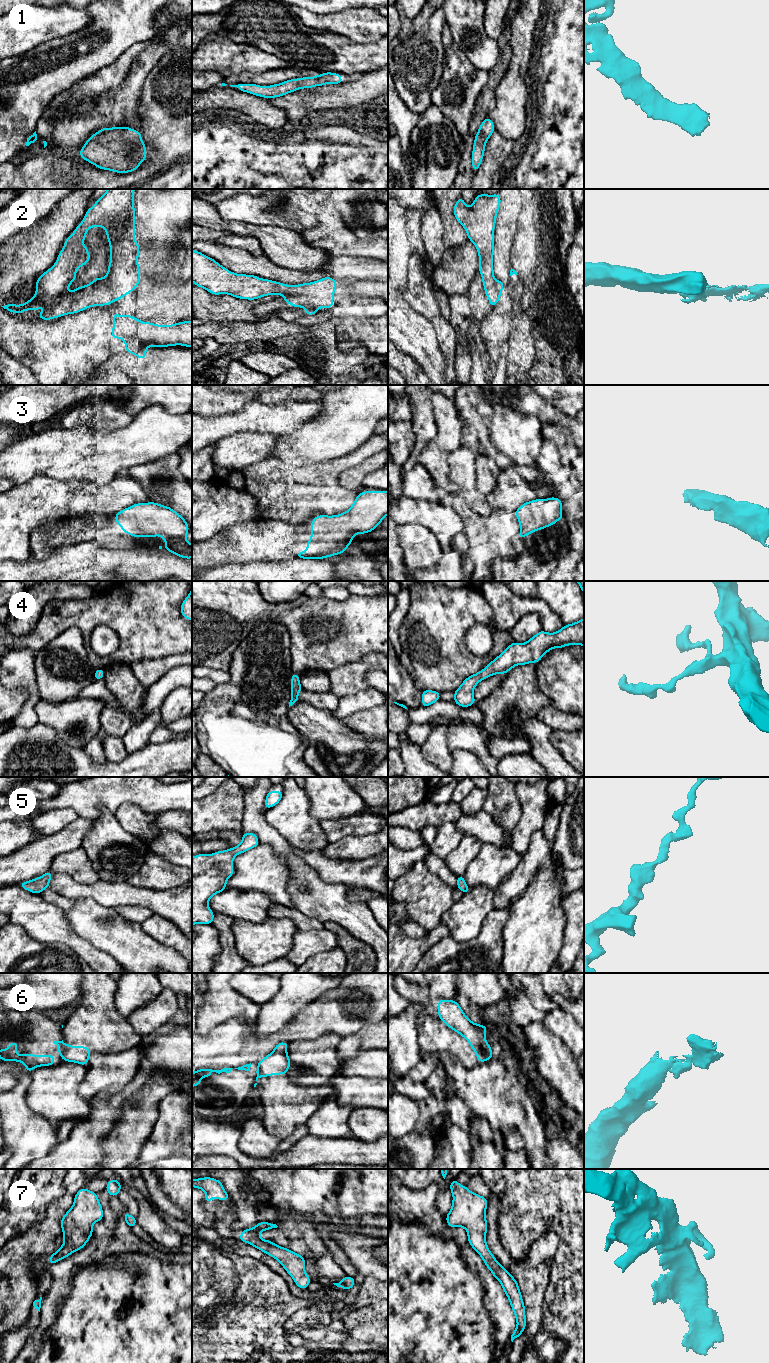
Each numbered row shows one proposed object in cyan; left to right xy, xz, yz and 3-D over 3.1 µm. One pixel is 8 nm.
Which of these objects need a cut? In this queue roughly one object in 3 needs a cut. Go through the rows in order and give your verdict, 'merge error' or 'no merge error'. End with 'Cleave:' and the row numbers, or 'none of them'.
1: no merge error
2: merge error
3: no merge error
4: no merge error
5: no merge error
6: merge error
7: no merge error
Cleave: 2, 6

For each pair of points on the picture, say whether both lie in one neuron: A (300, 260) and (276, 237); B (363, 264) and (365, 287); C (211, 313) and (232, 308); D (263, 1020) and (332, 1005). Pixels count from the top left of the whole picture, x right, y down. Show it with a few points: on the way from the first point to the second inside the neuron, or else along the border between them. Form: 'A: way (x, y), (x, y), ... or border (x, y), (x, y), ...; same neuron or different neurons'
A: way (294, 254), (282, 243); same neuron
B: border (377, 280), (357, 280), (351, 283); different neurons
C: way (216, 308), (227, 308); same neuron
D: border (315, 999), (301, 1009), (280, 1030); different neurons

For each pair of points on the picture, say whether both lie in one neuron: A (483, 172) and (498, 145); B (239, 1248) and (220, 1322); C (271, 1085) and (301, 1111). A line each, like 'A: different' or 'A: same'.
A: same
B: different
C: same

